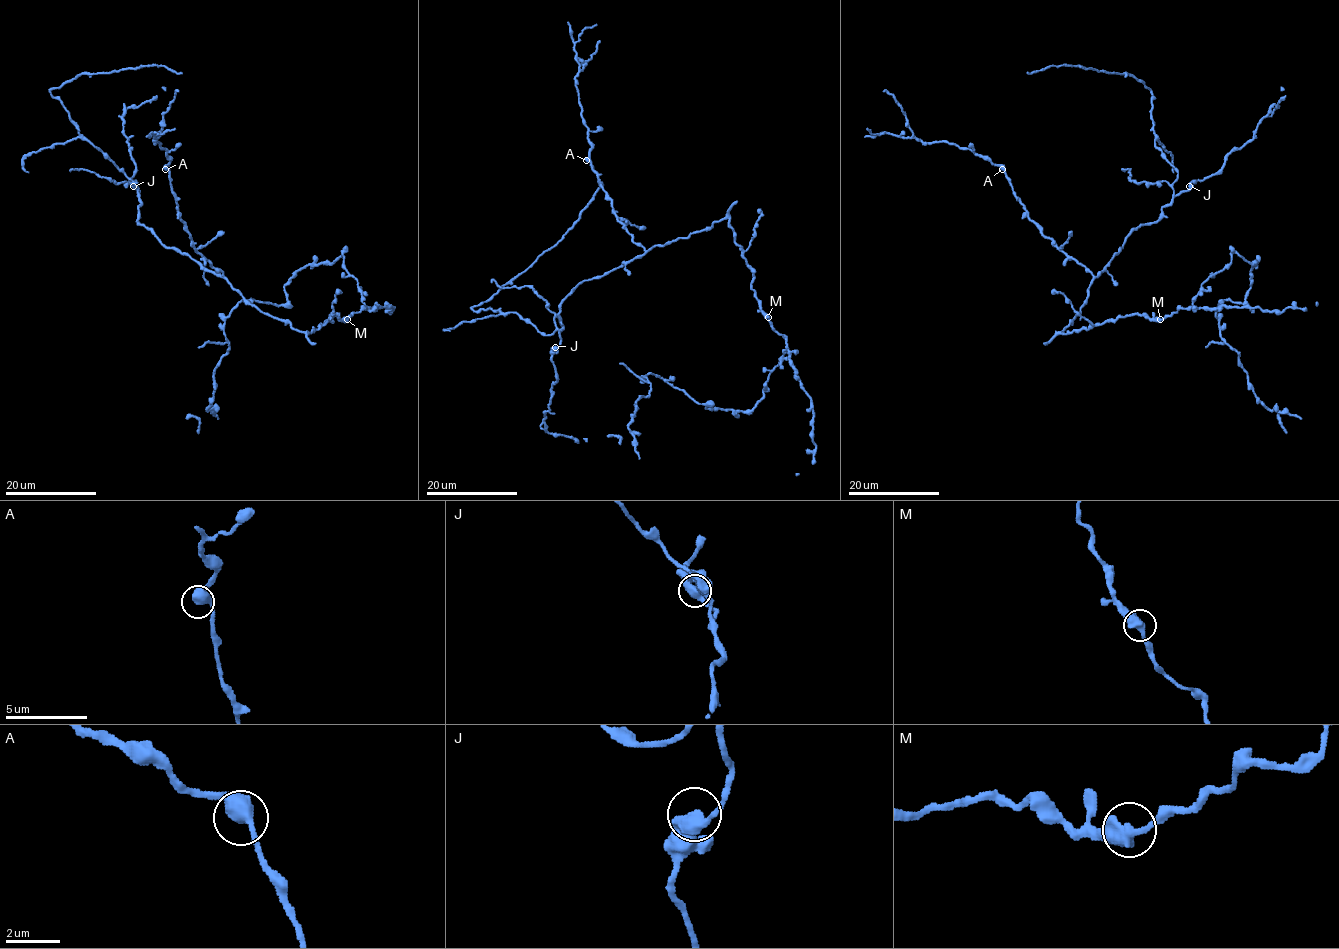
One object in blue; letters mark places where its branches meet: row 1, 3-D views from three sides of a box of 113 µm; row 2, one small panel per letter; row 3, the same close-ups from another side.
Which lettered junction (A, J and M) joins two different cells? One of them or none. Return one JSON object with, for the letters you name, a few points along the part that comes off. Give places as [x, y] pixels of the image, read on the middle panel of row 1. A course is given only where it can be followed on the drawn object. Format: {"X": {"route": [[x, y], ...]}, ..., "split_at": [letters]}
{"split_at": []}

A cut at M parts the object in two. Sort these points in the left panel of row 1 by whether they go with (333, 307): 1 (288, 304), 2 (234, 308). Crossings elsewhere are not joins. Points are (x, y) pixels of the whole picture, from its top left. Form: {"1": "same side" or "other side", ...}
{"1": "other side", "2": "other side"}

